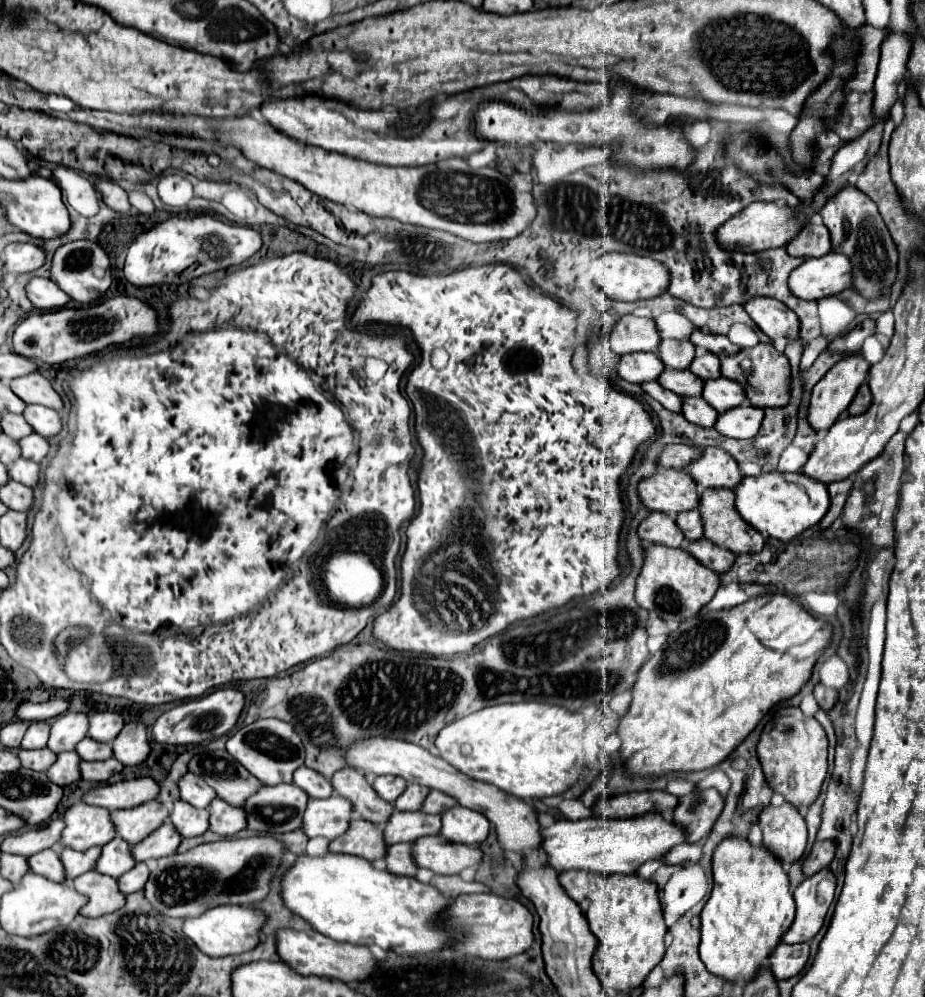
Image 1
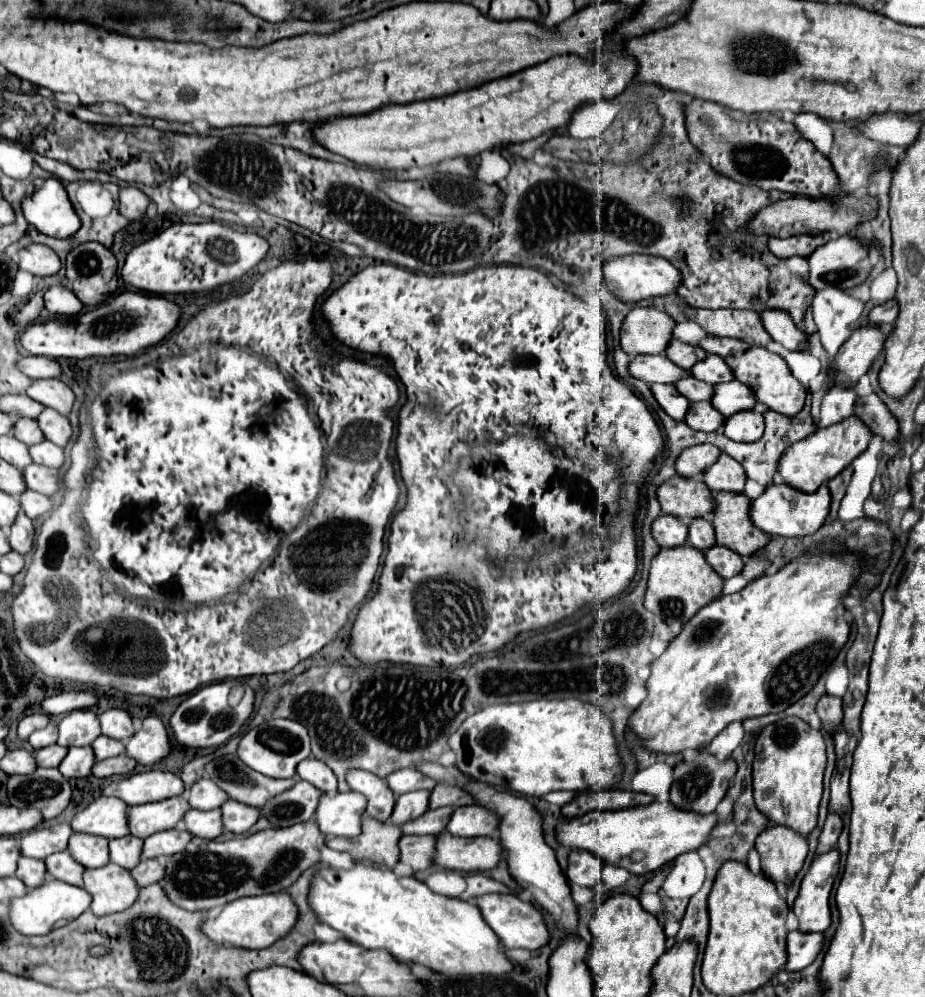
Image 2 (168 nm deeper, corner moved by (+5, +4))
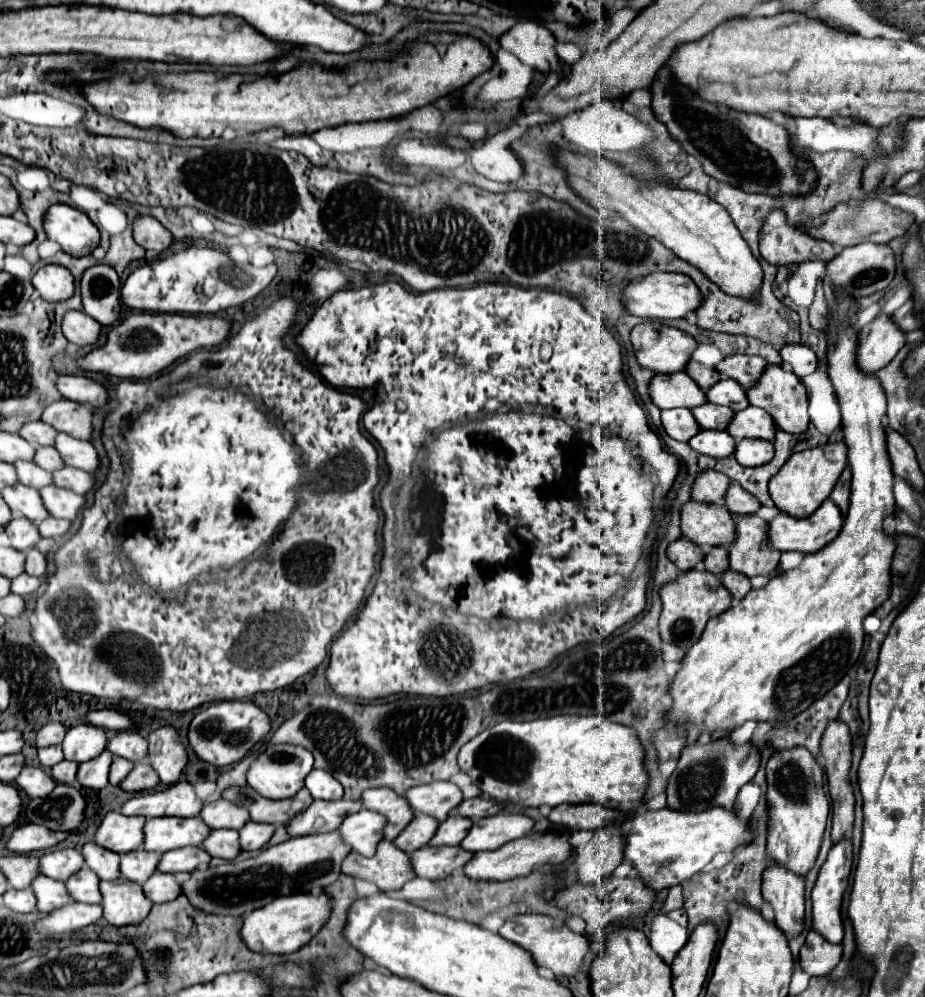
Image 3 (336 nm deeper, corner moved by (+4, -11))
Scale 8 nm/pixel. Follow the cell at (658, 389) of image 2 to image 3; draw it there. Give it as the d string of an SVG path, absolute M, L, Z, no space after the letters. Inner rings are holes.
M666 409L662 411L662 425L666 433L676 441L690 441L698 431L698 421L690 409Z

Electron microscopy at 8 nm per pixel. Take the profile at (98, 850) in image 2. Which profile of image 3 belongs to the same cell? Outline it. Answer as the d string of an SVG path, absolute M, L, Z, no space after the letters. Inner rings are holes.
M86 843L82 847L82 855L86 865L98 873L104 881L116 881L120 879L120 853L106 851L98 847L96 843Z

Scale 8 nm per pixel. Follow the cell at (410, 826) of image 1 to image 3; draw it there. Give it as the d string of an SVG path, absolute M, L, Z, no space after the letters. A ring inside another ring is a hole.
M452 815L440 823L430 845L458 845L466 837L466 831L470 831L470 827L472 827L472 821L468 817Z

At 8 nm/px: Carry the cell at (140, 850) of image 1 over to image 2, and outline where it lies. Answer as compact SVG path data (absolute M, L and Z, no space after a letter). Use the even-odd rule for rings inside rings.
M181 826L171 828L171 830L161 830L161 832L155 832L149 838L145 838L141 856L143 858L157 858L161 854L173 856L177 852L183 852L189 840L191 840L191 834Z

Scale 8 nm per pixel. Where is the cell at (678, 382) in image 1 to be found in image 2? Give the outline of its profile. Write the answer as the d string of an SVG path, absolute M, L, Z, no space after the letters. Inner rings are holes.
M687 376L687 378L677 380L675 388L677 388L685 398L689 398L689 402L711 400L711 396L713 396L713 386L711 386L711 384L703 384L701 380L697 380L697 378L693 378L693 376Z

